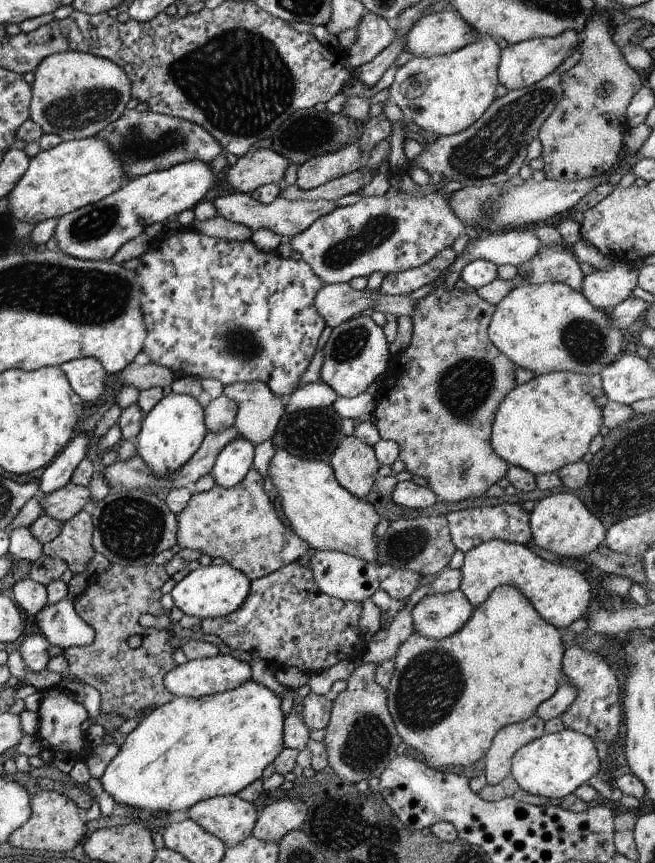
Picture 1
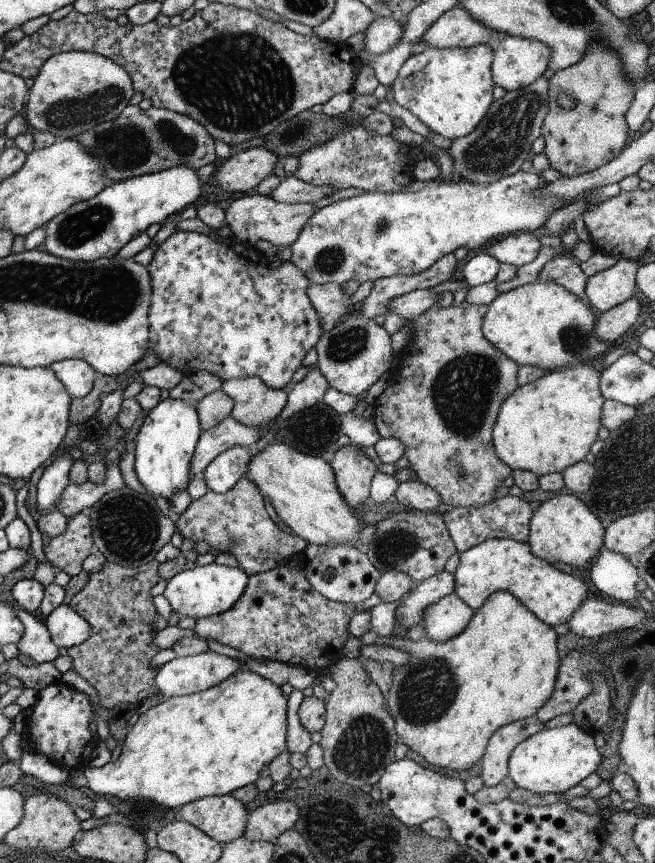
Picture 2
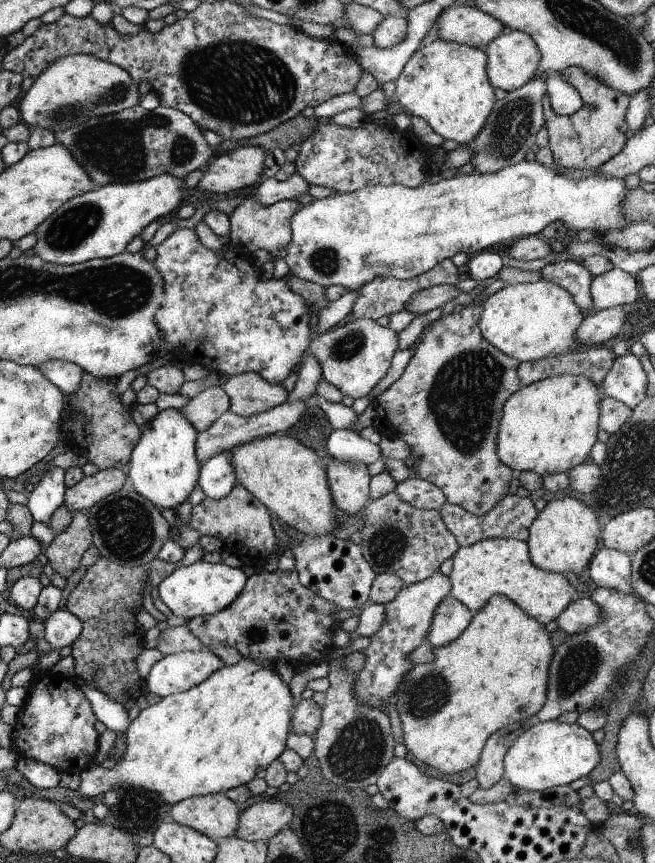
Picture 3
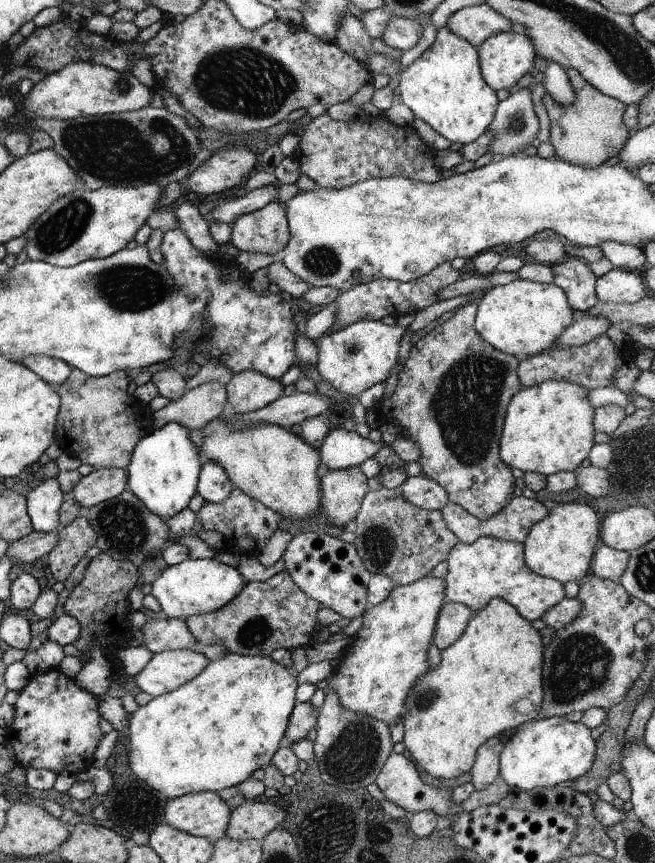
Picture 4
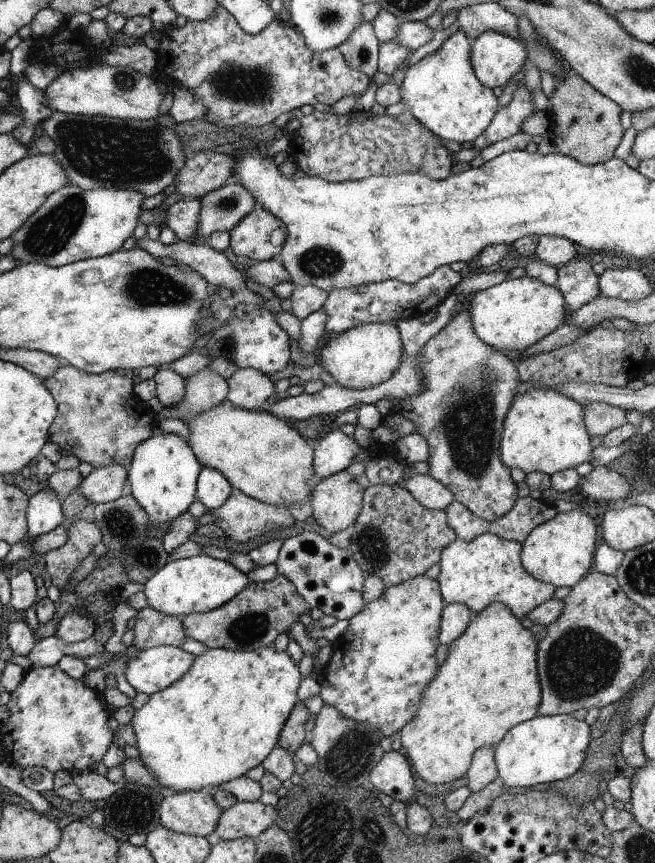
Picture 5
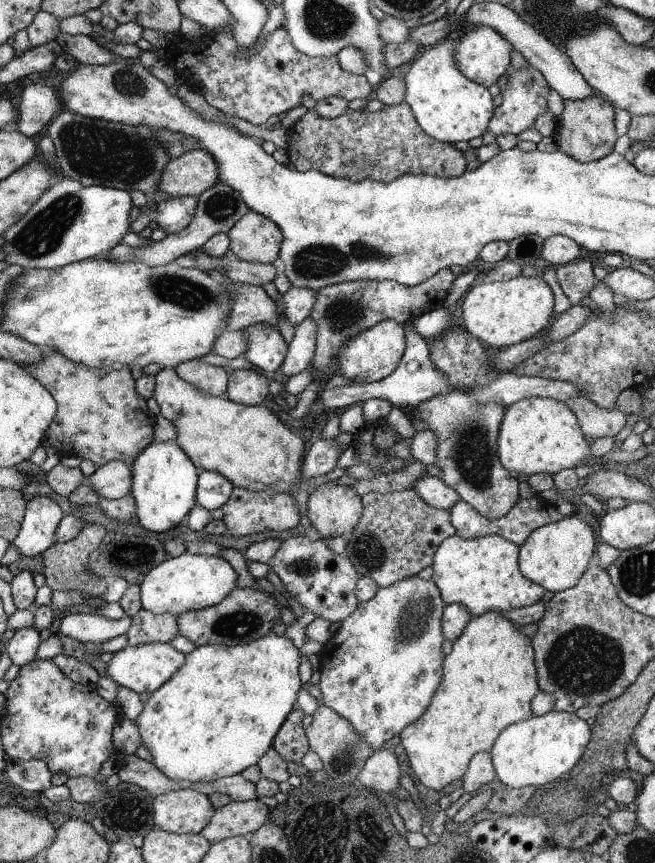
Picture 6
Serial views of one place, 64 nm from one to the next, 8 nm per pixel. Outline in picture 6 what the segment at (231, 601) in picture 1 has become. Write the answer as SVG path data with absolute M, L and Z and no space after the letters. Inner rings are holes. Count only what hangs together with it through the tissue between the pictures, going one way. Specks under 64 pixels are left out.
M182 553L158 564L140 584L142 609L154 613L183 615L185 612L212 608L223 603L238 588L238 575L222 557Z

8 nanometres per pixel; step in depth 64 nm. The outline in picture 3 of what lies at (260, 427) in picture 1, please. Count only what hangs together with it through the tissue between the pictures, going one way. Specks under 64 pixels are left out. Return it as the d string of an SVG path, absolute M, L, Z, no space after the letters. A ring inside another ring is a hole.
M255 372L228 377L221 387L229 396L229 410L242 418L272 410L284 404L289 396L281 384L270 384Z

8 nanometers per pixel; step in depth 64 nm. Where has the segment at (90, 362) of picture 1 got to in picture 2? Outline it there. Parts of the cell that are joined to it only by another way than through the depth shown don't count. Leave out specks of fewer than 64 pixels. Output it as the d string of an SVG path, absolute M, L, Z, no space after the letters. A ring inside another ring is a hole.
M68 359L52 364L51 368L67 386L68 394L72 398L83 398L93 390L96 370L90 366L90 362Z

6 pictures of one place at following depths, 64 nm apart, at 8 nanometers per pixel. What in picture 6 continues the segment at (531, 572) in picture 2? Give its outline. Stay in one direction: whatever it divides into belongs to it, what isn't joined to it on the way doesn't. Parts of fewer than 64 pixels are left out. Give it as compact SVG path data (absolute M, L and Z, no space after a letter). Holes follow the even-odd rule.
M486 535L474 539L450 536L442 541L434 554L431 580L435 582L446 605L464 605L472 617L490 610L520 610L540 602L546 590L522 576L518 557L519 546L502 536Z

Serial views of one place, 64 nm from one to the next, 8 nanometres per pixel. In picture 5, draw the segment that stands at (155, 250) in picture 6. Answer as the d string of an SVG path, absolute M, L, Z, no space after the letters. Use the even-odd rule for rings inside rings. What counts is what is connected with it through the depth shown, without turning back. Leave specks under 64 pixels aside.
M234 177L228 179L221 188L202 197L199 202L199 232L194 242L188 242L196 245L207 244L206 241L214 232L230 233L244 216L256 208L253 195L250 195Z

